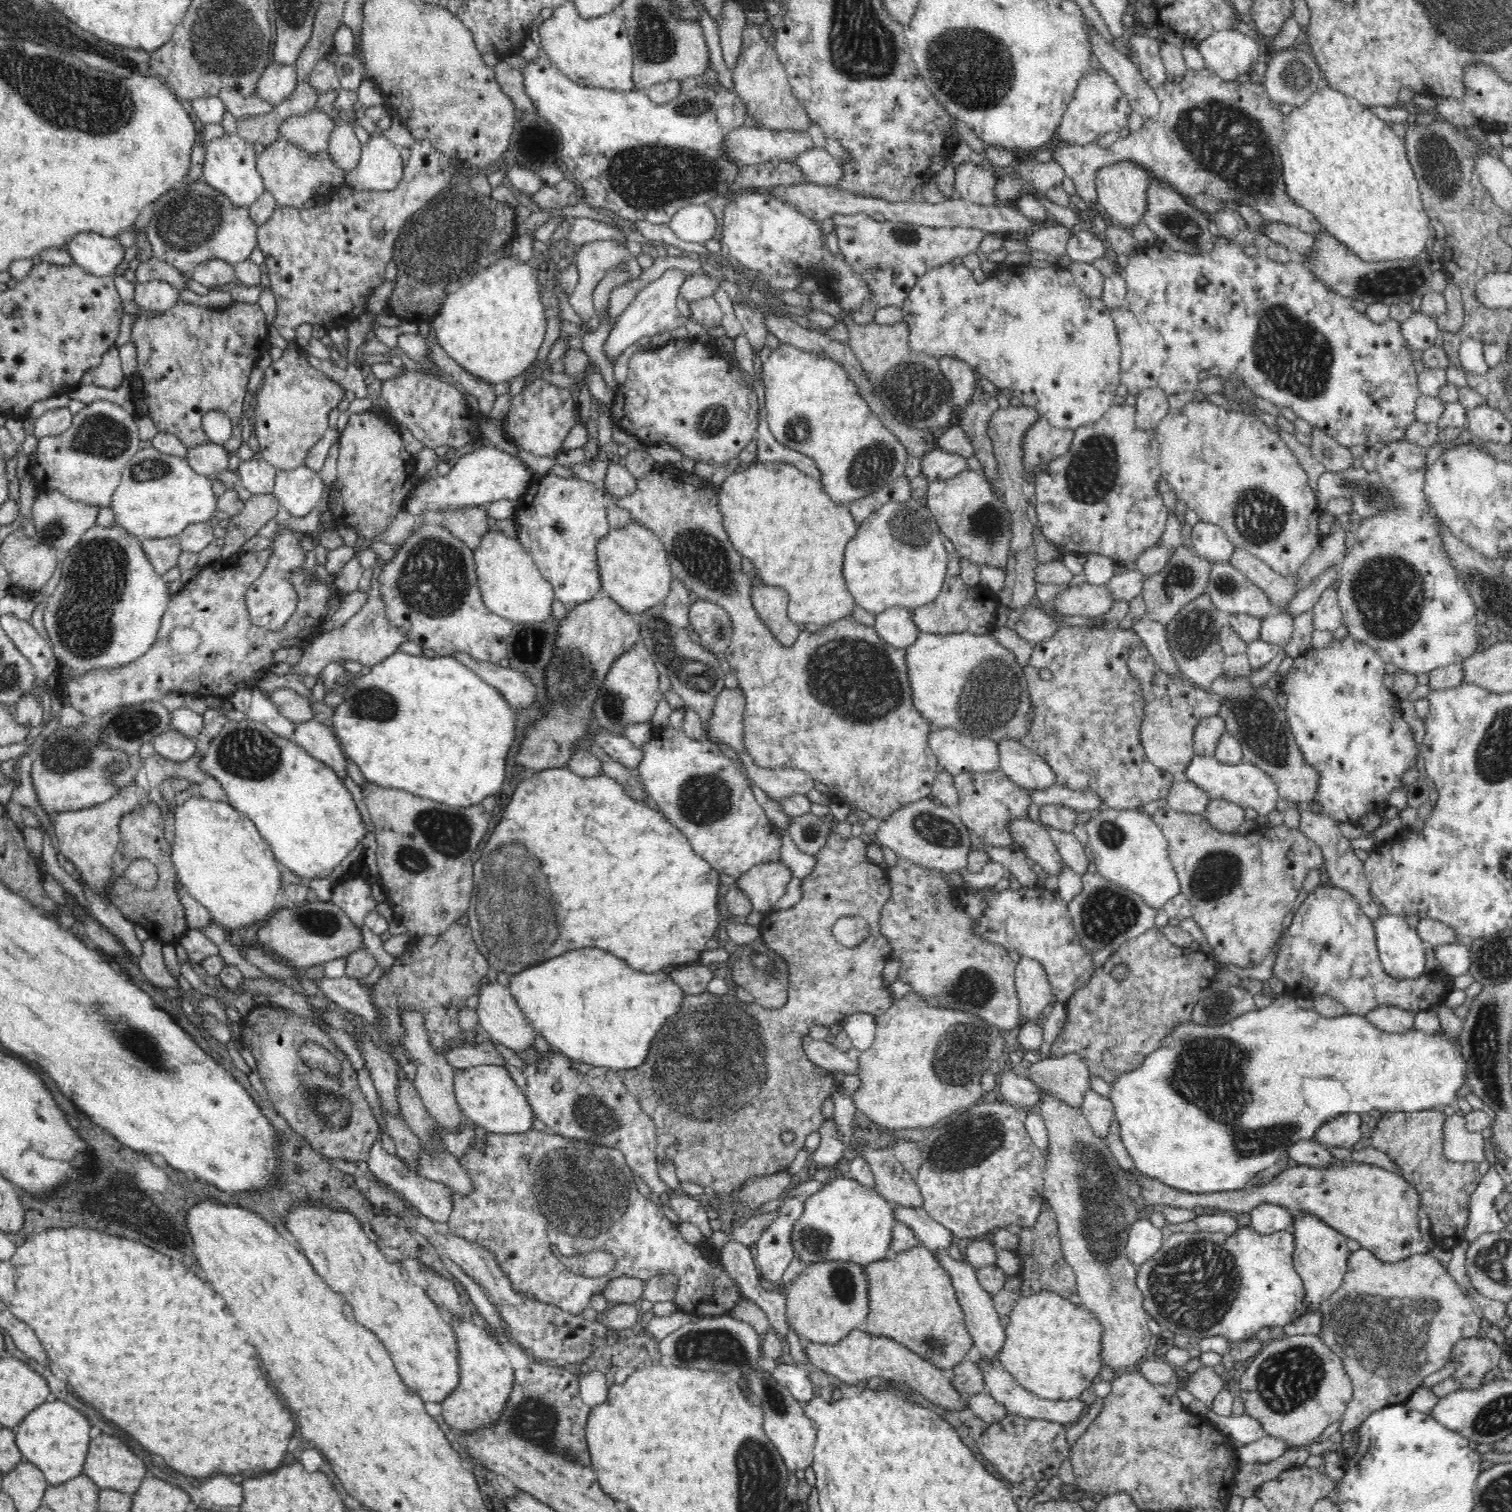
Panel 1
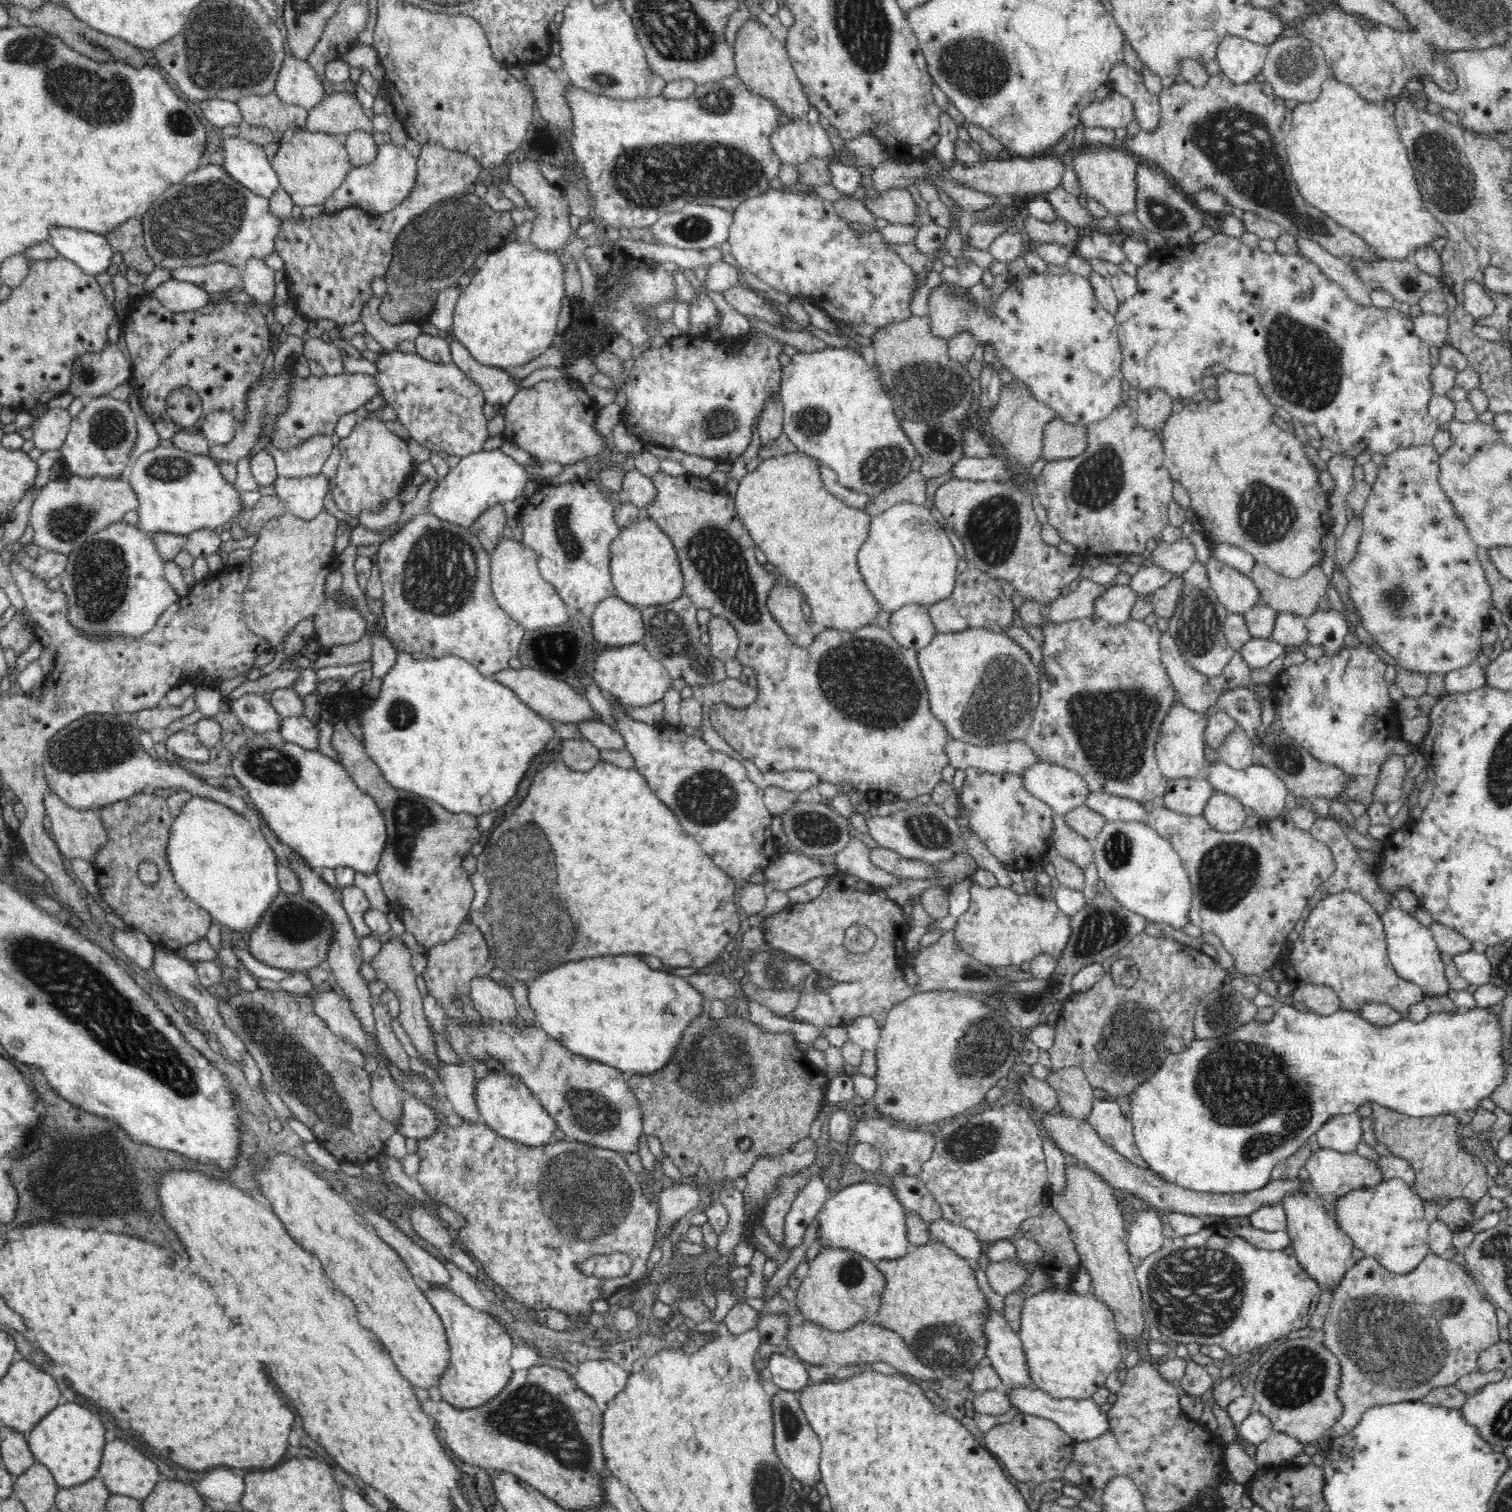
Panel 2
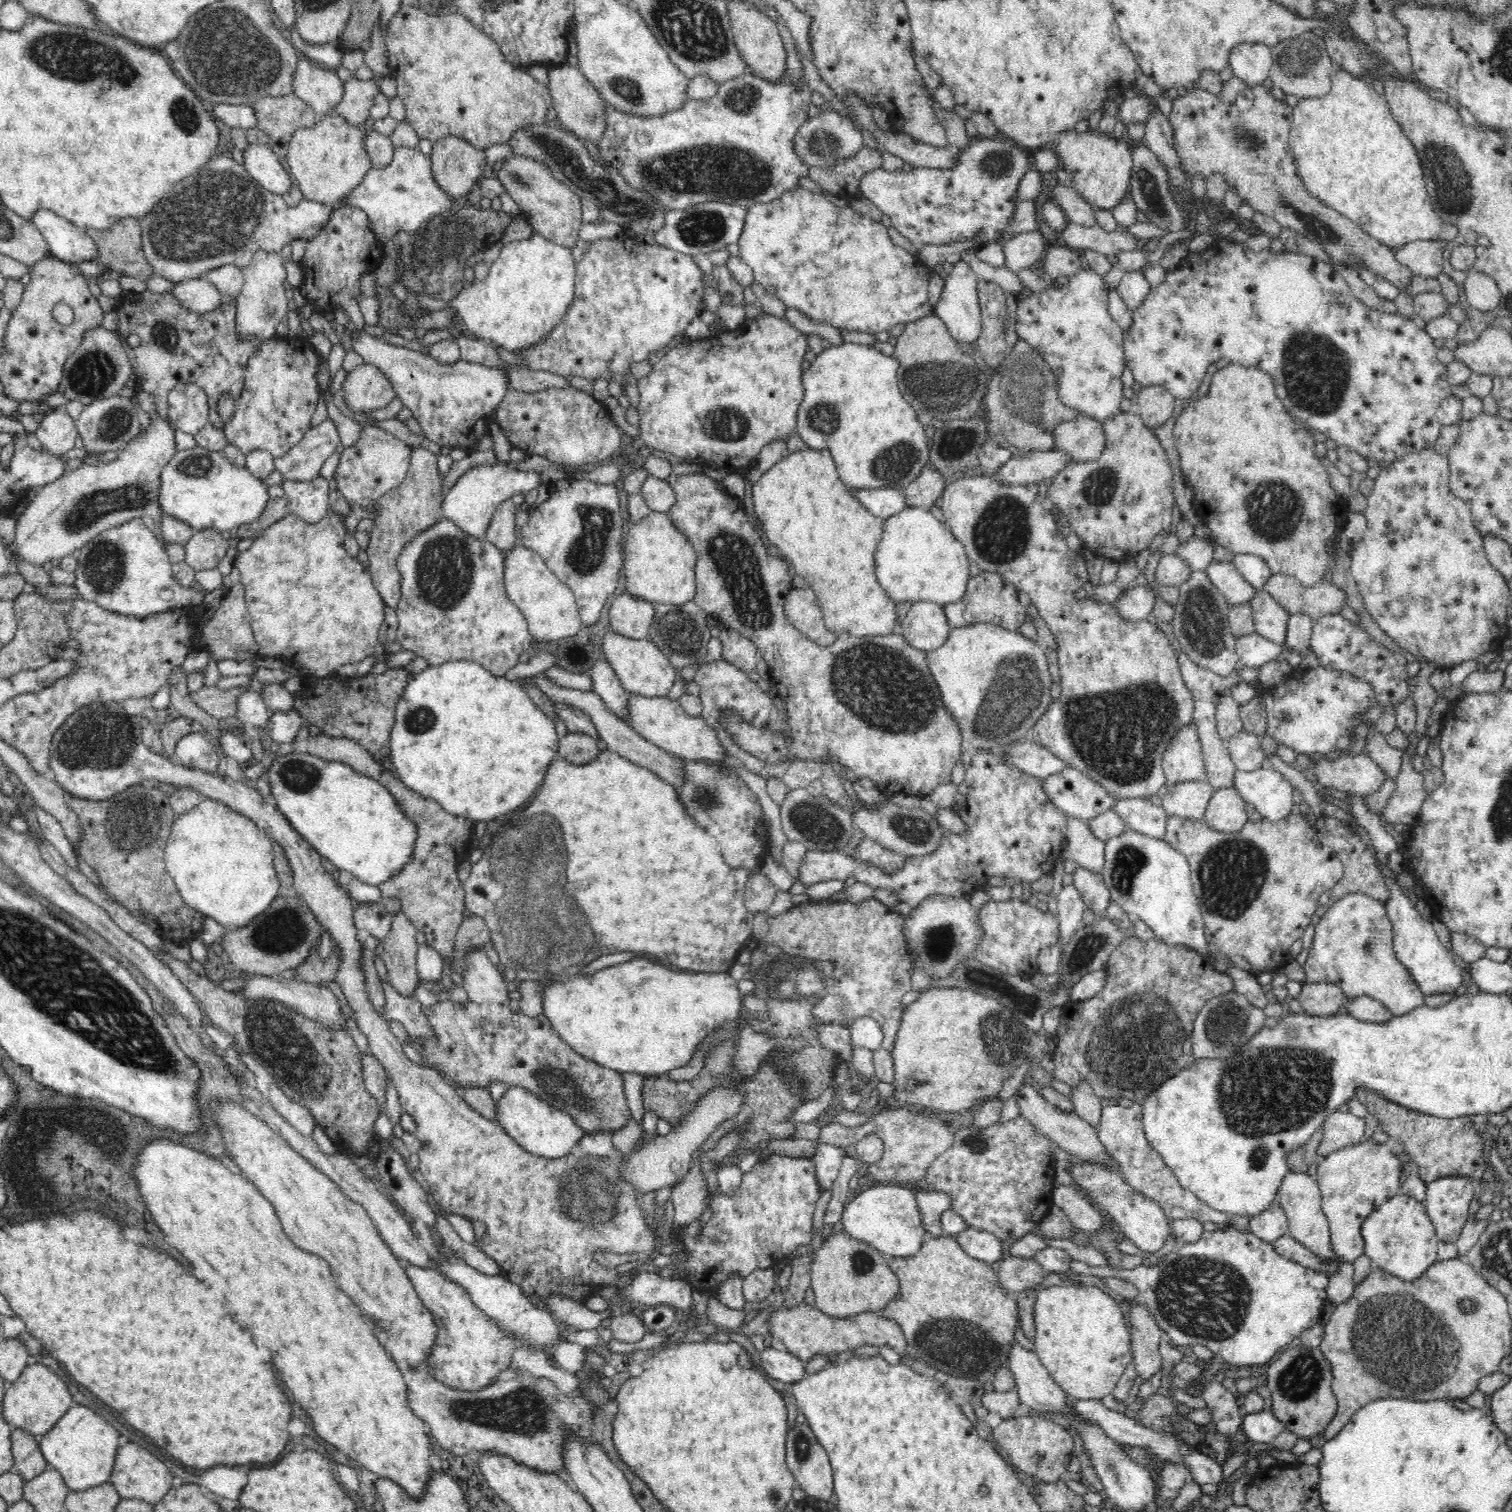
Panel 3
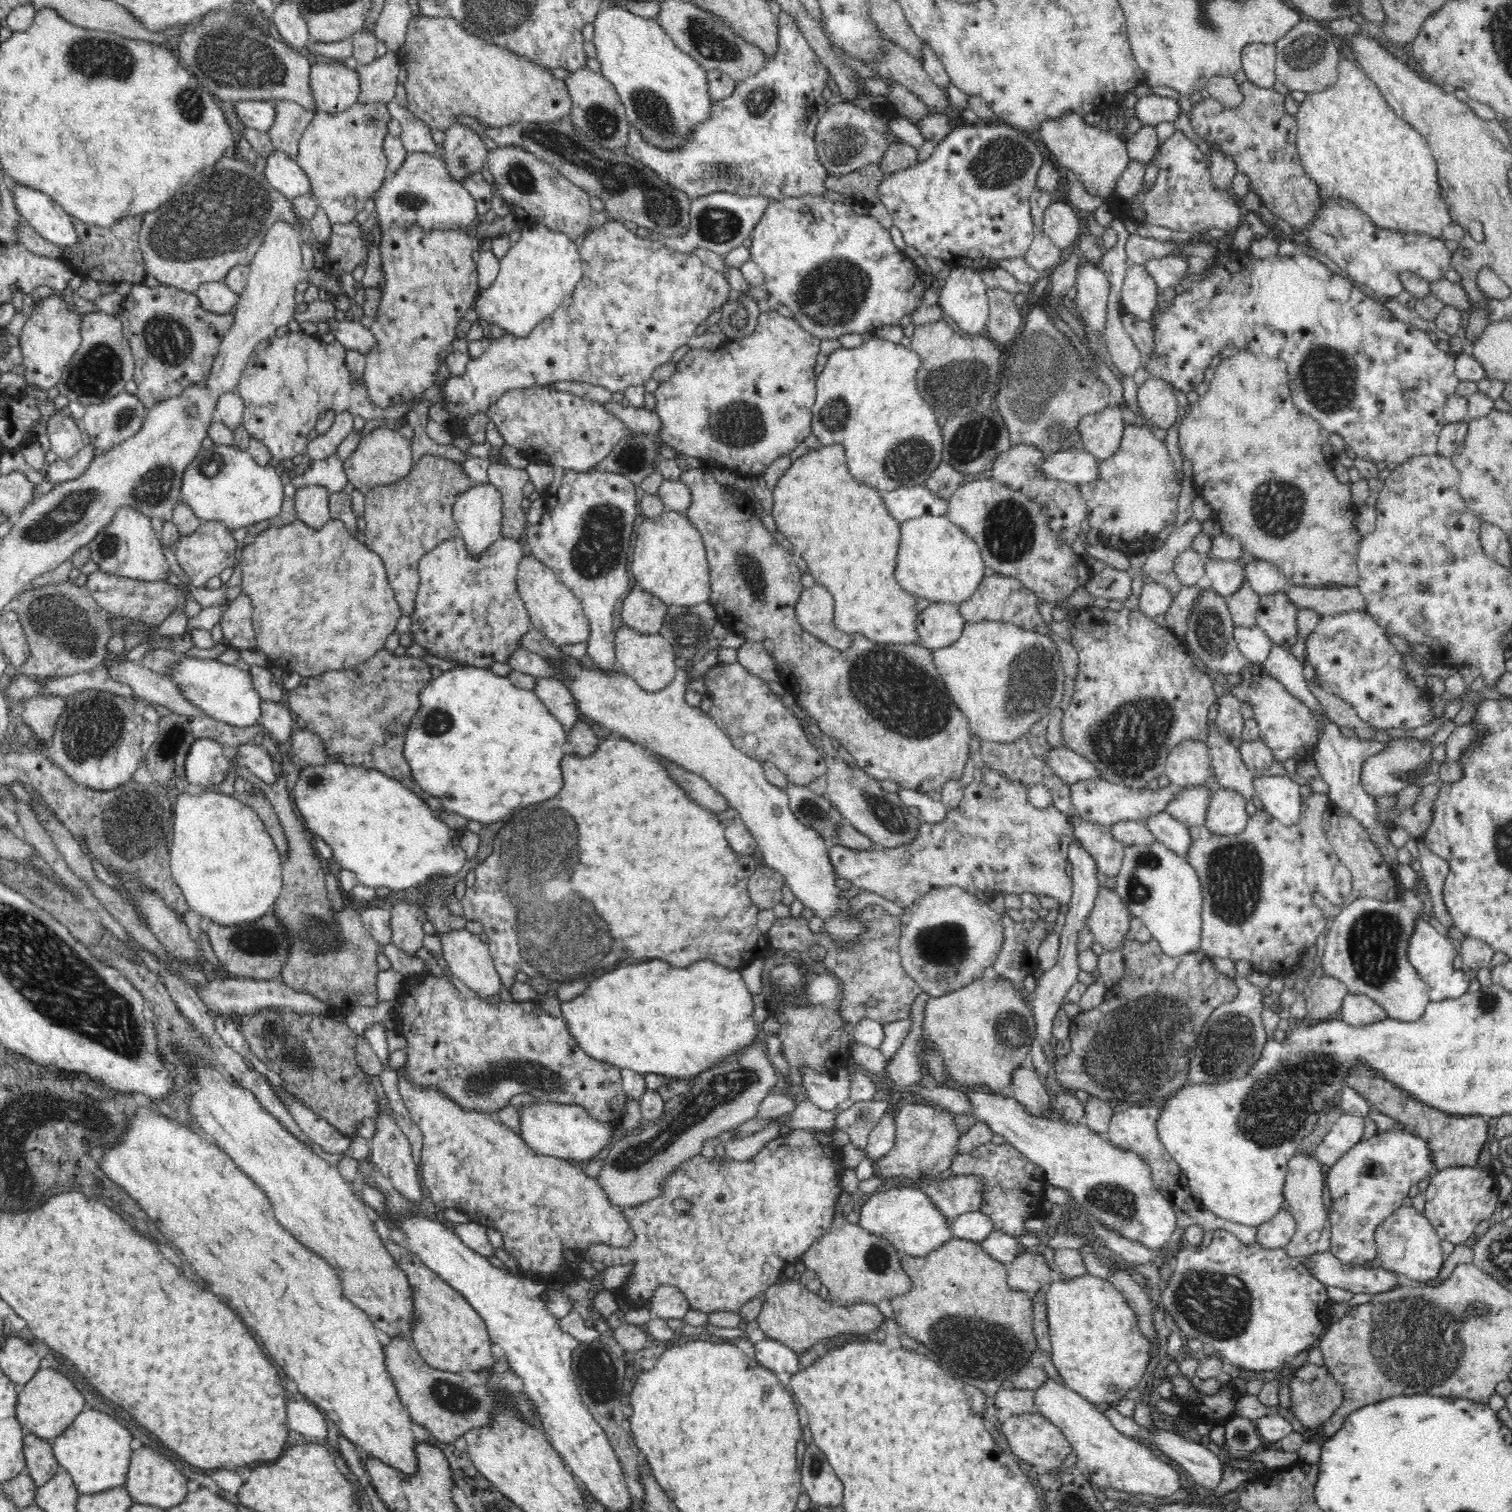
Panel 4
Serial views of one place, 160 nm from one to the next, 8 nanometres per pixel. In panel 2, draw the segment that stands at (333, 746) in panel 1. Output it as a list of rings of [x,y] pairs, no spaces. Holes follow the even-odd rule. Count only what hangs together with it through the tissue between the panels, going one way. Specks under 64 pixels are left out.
[[[304,715],[283,717],[279,731],[286,742],[299,744],[308,750],[318,748],[318,723],[310,721]]]

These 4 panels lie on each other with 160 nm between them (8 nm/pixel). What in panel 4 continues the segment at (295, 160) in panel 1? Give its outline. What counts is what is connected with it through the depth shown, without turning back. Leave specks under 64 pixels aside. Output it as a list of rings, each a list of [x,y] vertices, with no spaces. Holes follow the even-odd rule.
[[[387,102],[354,103],[342,112],[327,113],[317,111],[306,130],[298,140],[296,163],[302,168],[308,182],[312,183],[312,192],[316,195],[322,210],[328,215],[332,225],[348,224],[364,210],[364,204],[373,192],[380,188],[388,171],[386,166],[386,151],[384,151],[384,136],[388,132],[388,122],[392,113]]]

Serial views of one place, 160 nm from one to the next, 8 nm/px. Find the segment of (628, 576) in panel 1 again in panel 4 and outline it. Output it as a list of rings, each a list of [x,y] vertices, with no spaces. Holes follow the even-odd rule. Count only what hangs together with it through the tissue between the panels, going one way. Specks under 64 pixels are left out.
[[[666,510],[655,517],[645,517],[636,532],[632,569],[636,585],[660,598],[667,605],[696,606],[708,603],[710,593],[708,560],[700,531],[688,522],[684,513]]]

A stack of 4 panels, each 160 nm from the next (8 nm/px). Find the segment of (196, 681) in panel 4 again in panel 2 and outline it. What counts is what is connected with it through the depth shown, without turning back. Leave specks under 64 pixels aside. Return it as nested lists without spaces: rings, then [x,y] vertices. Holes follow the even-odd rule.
[[[248,693],[230,703],[230,710],[240,721],[241,729],[253,733],[279,730],[282,717],[270,705],[267,696]]]

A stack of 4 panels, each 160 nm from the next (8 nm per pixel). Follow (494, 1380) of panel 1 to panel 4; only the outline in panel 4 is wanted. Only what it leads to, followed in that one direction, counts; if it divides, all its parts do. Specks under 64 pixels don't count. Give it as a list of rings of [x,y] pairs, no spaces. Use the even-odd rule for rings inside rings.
[[[390,1239],[385,1247],[398,1266],[405,1271],[411,1284],[415,1307],[412,1330],[416,1332],[412,1336],[412,1344],[424,1362],[432,1368],[453,1373],[461,1370],[480,1372],[480,1368],[490,1368],[496,1361],[490,1349],[492,1342],[483,1318],[473,1309],[473,1306],[409,1249]]]

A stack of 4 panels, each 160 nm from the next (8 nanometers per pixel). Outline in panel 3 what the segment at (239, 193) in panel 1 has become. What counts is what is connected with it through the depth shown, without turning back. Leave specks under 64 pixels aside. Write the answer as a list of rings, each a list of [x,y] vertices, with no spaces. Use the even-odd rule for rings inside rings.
[[[249,143],[243,151],[243,158],[242,168],[266,190],[284,195],[292,188],[292,177],[288,175],[280,163],[280,158],[269,145]]]

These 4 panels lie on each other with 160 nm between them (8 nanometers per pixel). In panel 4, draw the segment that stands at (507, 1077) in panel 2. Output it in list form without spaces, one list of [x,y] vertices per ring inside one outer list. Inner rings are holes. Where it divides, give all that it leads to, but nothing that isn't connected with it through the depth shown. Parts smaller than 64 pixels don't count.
[[[536,1101],[520,1111],[520,1138],[537,1155],[566,1160],[590,1161],[616,1140],[618,1128],[611,1123],[600,1122],[588,1115],[584,1107],[577,1104],[560,1104]]]

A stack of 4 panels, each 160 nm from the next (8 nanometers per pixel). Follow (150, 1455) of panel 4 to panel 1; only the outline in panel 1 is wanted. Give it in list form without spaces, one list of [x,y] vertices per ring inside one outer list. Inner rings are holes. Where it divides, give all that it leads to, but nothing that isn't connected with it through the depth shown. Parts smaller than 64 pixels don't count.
[[[101,1433],[91,1440],[88,1455],[84,1460],[83,1474],[86,1474],[100,1489],[112,1489],[132,1495],[148,1475],[144,1462],[120,1438]]]

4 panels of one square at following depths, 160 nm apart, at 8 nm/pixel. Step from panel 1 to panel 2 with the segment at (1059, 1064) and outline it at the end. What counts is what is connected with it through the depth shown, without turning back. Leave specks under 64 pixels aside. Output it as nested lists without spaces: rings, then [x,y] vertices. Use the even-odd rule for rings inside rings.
[[[1071,1066],[1052,1071],[1046,1082],[1056,1093],[1056,1110],[1069,1117],[1086,1121],[1096,1098],[1092,1093],[1094,1088],[1083,1068]]]

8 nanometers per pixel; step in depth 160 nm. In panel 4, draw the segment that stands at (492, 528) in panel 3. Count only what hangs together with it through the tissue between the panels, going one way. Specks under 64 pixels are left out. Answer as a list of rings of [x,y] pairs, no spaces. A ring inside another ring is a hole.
[[[492,462],[488,466],[487,476],[490,484],[500,490],[502,495],[501,536],[516,541],[522,540],[524,528],[528,523],[522,509],[522,500],[525,498],[523,489],[529,482],[527,469]]]

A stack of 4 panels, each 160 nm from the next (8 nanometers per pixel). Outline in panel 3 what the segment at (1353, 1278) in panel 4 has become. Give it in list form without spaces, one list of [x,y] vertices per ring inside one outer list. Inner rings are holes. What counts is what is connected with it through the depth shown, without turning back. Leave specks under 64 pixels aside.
[[[1284,1234],[1284,1236],[1276,1238],[1274,1242],[1270,1242],[1270,1245],[1272,1245],[1272,1249],[1276,1253],[1288,1258],[1288,1260],[1295,1261],[1316,1272],[1321,1272],[1327,1277],[1336,1274],[1336,1270],[1339,1268],[1340,1260],[1332,1263],[1324,1263],[1314,1252],[1306,1249],[1303,1244],[1300,1244],[1300,1242],[1289,1234]]]

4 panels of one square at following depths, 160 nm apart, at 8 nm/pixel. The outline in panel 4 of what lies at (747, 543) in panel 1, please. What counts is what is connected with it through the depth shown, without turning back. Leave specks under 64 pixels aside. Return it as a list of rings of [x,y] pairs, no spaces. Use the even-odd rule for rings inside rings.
[[[832,444],[831,446],[822,445],[820,448],[792,461],[790,468],[780,476],[781,478],[772,490],[774,498],[771,514],[777,526],[776,530],[784,534],[792,543],[789,549],[807,563],[807,572],[814,577],[816,584],[824,585],[832,594],[834,602],[832,606],[833,626],[849,635],[862,635],[868,640],[875,640],[877,643],[918,644],[918,633],[916,633],[916,620],[918,620],[919,614],[916,609],[917,598],[904,591],[892,576],[892,572],[896,570],[897,552],[900,548],[900,522],[888,513],[886,503],[881,496],[882,492],[853,479],[852,473],[848,471],[846,460],[845,449],[840,444]]]

